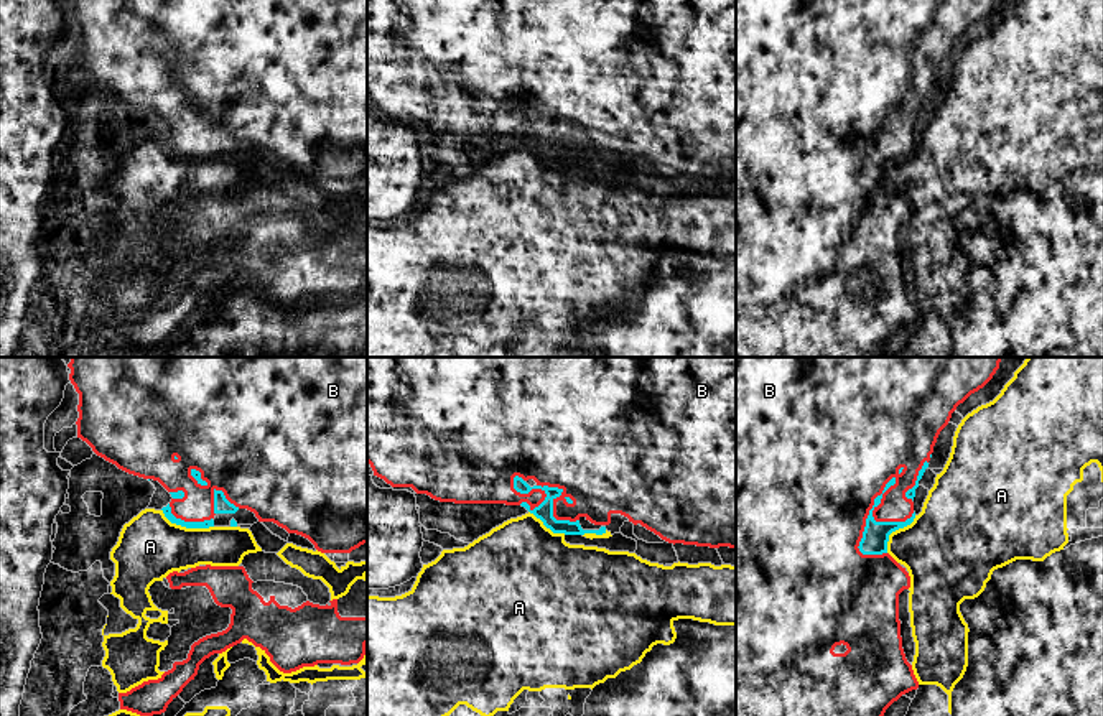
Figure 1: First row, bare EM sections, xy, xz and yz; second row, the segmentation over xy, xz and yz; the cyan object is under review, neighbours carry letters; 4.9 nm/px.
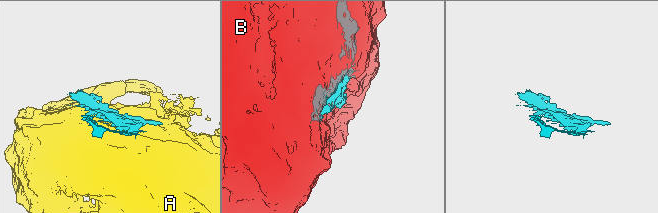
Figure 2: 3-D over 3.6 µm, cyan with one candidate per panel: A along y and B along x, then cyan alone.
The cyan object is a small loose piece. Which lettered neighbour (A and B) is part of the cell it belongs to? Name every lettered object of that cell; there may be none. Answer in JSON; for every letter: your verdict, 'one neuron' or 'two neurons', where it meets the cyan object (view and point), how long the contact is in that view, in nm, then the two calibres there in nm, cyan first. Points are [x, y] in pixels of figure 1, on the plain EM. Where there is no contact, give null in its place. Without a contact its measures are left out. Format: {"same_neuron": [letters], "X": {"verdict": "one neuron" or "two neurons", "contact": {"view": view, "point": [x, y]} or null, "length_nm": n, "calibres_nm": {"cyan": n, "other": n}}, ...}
{"same_neuron": ["B"], "A": {"verdict": "two neurons", "contact": {"view": "xy", "point": [186, 158]}, "length_nm": 280, "calibres_nm": {"cyan": 50, "other": 320}}, "B": {"verdict": "one neuron", "contact": {"view": "yz", "point": [868, 147]}, "length_nm": 420, "calibres_nm": {"cyan": 130, "other": 500}}}

